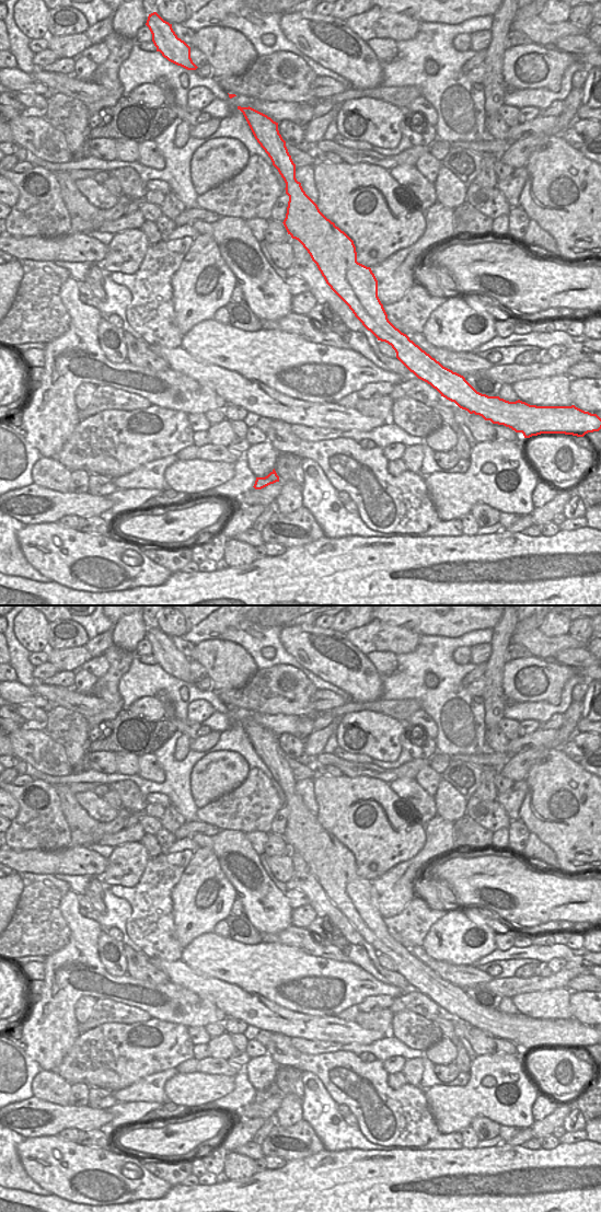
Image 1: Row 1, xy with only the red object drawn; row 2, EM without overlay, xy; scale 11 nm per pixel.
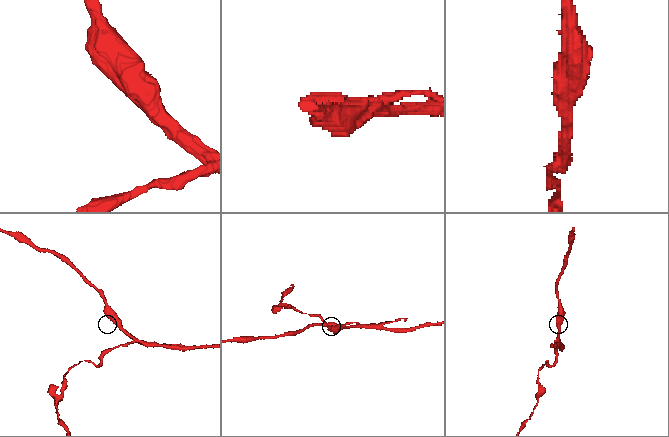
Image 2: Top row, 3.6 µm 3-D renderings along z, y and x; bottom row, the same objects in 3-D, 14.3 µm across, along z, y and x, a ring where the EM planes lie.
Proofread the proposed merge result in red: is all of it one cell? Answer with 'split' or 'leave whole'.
split

